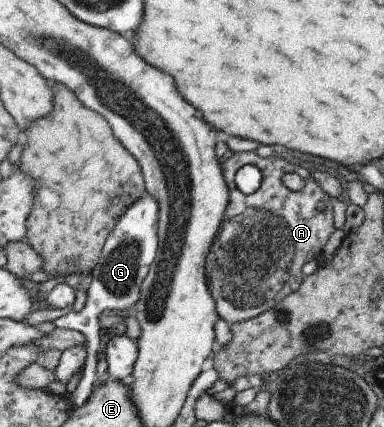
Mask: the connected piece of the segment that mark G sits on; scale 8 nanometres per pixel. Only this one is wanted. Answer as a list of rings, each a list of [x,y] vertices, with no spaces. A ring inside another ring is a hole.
[[[144,194],[125,208],[122,216],[117,220],[113,230],[105,240],[102,252],[99,253],[98,264],[90,270],[93,282],[87,291],[84,308],[80,312],[72,312],[56,317],[55,327],[79,331],[86,338],[86,362],[82,378],[77,388],[71,392],[72,407],[75,411],[82,407],[91,395],[96,375],[96,365],[100,347],[100,319],[102,311],[118,311],[130,308],[137,303],[142,283],[148,274],[150,265],[155,261],[158,252],[159,236],[159,202],[151,194]]]

